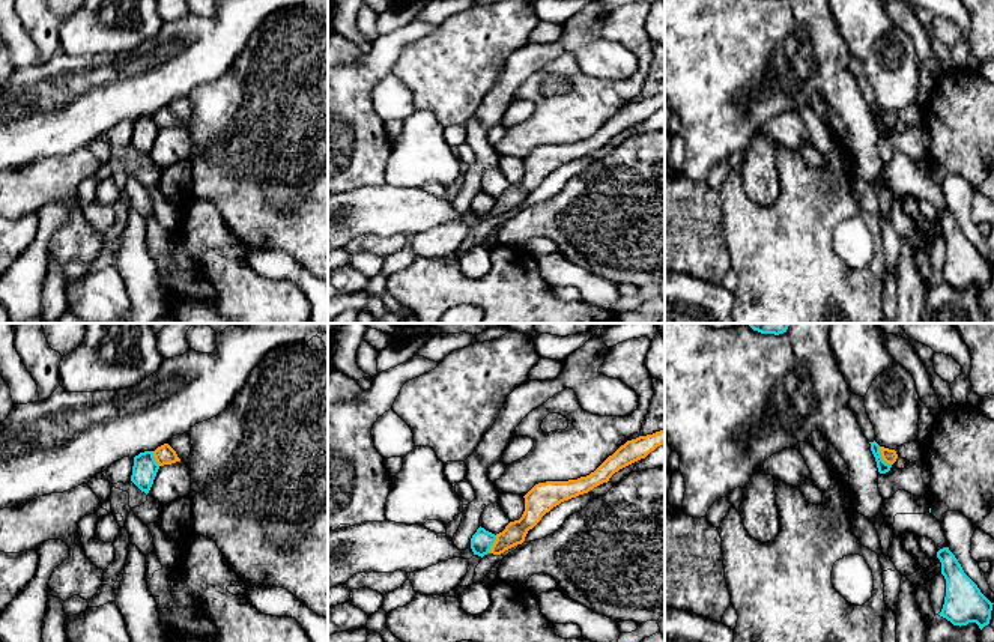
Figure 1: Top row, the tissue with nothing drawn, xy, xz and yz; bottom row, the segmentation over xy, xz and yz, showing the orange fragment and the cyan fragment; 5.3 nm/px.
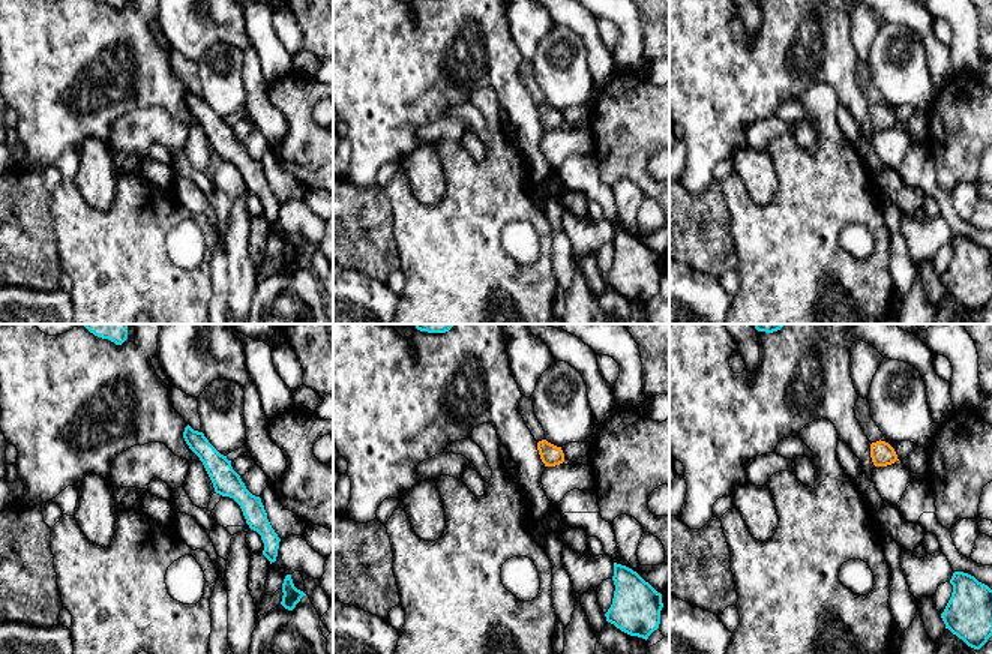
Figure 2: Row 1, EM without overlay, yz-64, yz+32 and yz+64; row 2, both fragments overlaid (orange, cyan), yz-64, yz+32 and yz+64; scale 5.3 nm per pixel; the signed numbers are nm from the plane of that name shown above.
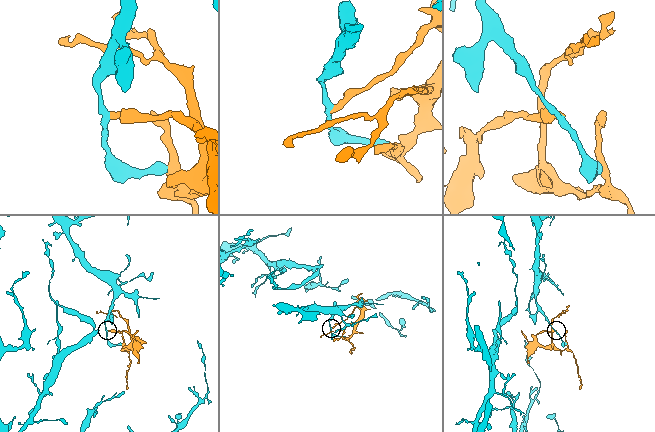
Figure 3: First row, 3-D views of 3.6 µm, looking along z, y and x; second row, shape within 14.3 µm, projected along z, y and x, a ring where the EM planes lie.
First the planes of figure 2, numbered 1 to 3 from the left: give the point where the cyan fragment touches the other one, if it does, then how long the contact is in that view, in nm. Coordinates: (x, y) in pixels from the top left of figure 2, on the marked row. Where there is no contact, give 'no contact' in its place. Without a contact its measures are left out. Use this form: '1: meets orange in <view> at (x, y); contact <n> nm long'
1: no contact
2: no contact
3: no contact

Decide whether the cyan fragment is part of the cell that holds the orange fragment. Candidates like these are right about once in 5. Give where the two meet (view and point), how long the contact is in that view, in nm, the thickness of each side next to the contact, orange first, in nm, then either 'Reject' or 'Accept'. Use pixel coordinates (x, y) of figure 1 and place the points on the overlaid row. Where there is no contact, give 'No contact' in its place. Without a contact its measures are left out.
Touches orange at yz (881, 456). Shared border 120 nm. Thickness 80 nm (orange) against 60 nm. Reject

